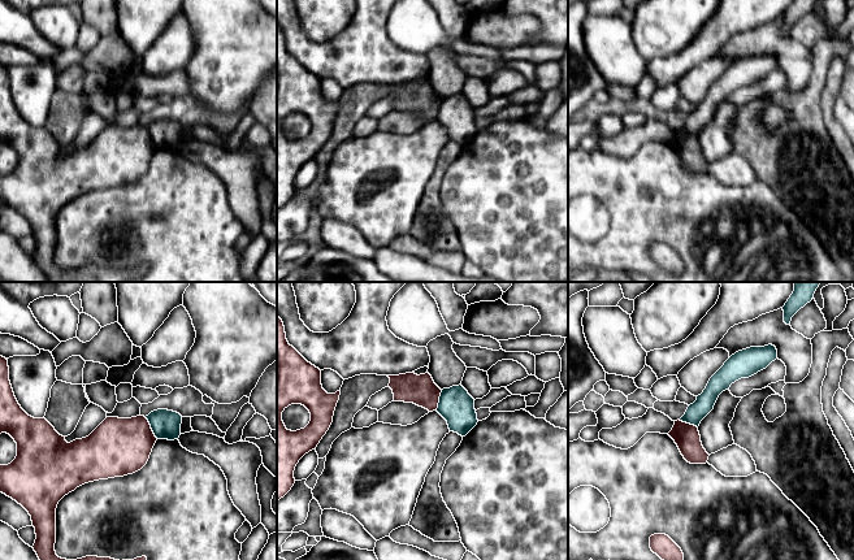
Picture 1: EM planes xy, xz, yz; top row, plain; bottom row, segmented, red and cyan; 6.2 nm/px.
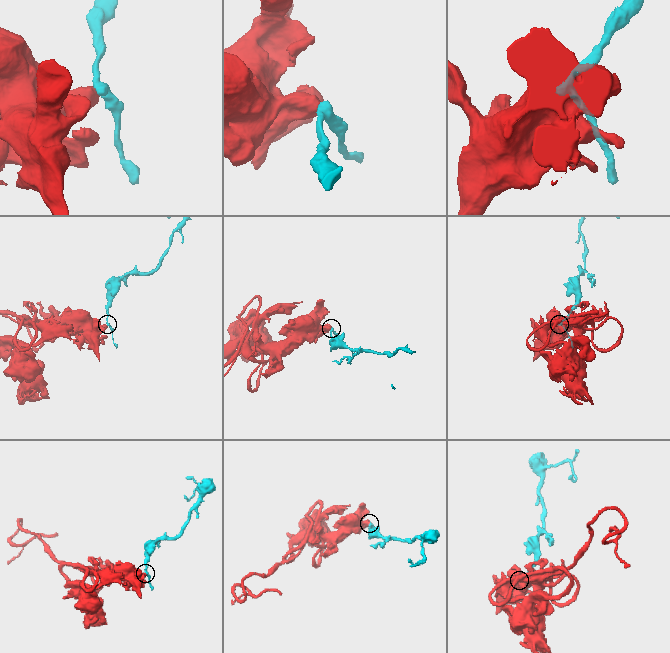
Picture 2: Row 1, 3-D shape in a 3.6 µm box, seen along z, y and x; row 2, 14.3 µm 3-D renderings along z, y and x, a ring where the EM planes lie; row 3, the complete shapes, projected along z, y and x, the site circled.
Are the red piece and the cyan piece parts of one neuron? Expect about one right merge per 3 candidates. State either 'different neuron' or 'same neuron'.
different neuron

